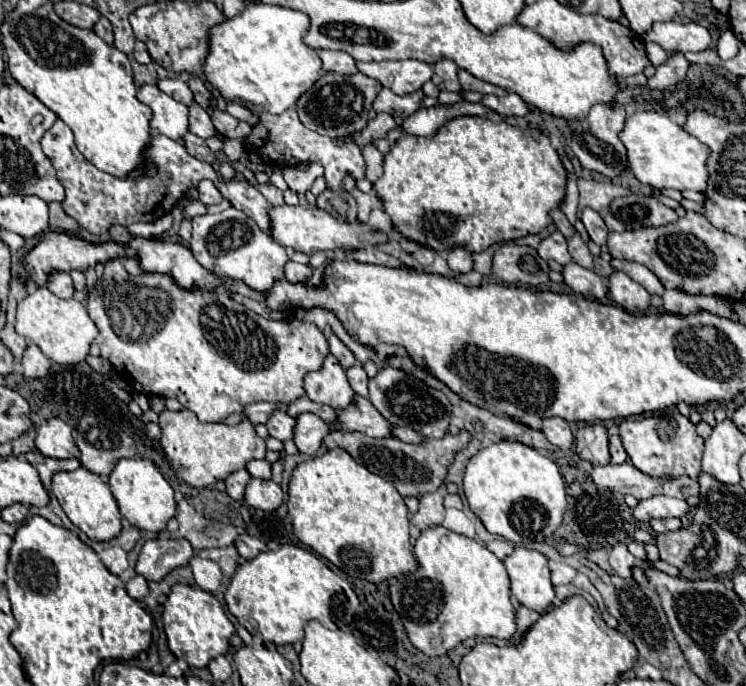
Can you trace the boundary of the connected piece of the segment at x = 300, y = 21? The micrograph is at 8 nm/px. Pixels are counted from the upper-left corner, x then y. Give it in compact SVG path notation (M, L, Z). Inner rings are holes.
M250 3L240 15L210 27L204 83L210 83L220 91L224 101L256 109L264 107L264 111L280 115L320 77L320 59L316 57L316 51L302 41L306 29L308 17L300 11L280 5Z

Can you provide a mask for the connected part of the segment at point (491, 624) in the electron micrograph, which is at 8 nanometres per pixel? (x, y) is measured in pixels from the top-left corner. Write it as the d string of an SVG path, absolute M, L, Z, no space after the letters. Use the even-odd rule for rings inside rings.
M430 527L416 539L414 555L418 571L404 583L390 585L390 599L416 649L434 657L468 637L510 639L514 635L516 623L506 567L482 543L446 527Z

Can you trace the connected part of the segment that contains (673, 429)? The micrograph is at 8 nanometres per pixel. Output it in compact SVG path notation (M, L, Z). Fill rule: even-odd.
M670 411L664 415L640 415L634 419L622 419L618 429L630 463L652 479L672 479L682 475L688 475L692 479L700 477L700 457L704 451L704 439L696 433L696 425L682 413Z

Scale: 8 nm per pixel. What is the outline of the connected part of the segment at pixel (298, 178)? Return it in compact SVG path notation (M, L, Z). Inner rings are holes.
M312 163L309 170L301 174L301 170L296 167L286 167L283 177L288 187L299 195L304 195L308 191L314 180L322 176L324 169L320 164Z

